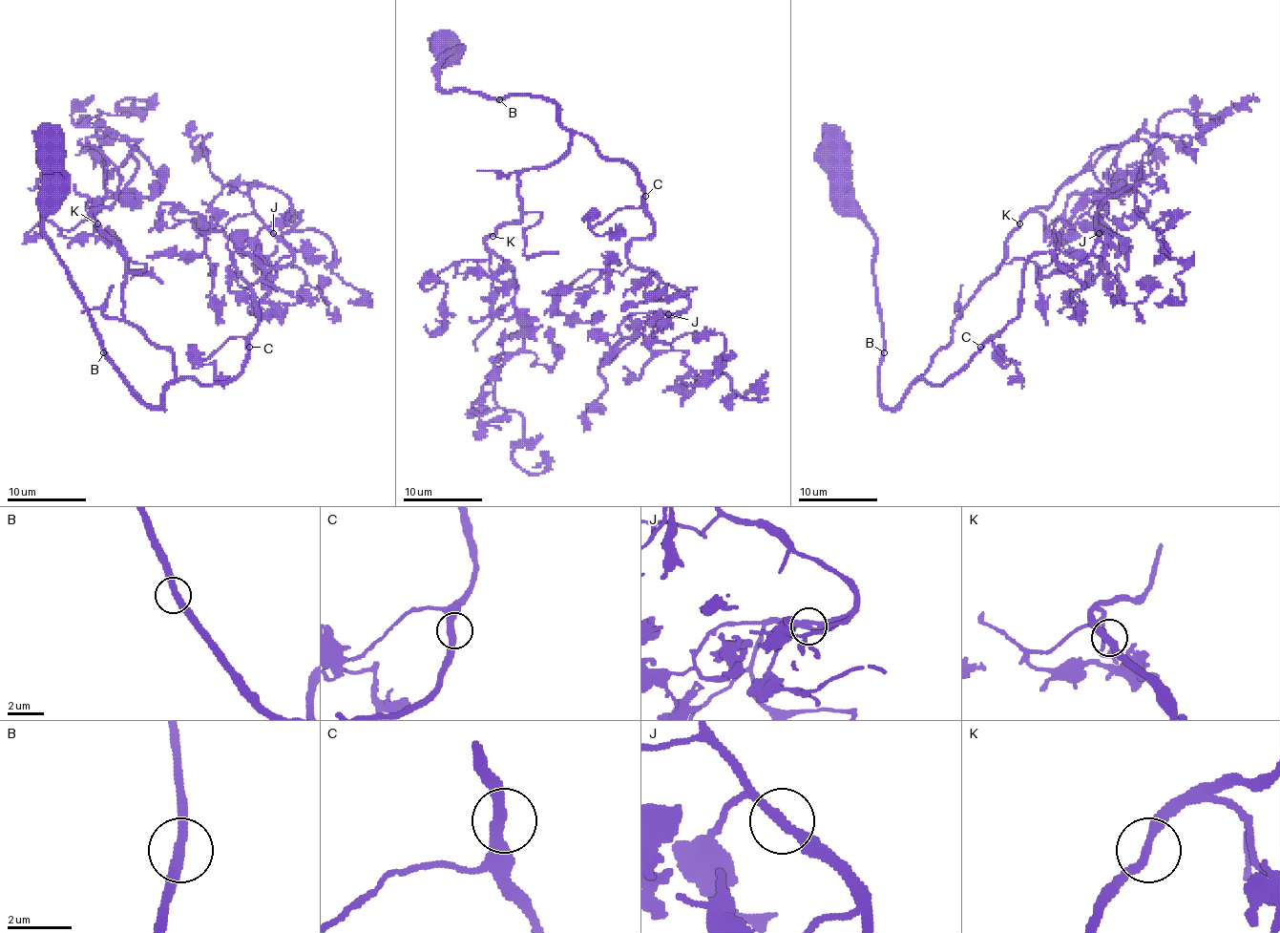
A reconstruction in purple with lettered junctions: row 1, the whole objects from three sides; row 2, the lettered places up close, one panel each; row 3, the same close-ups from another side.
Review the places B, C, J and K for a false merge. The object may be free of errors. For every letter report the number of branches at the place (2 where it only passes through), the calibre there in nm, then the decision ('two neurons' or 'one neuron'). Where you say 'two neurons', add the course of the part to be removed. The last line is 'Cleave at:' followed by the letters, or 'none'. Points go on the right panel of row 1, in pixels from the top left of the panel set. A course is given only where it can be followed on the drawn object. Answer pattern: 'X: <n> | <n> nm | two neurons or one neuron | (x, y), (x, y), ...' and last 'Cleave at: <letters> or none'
B: 2 | 320 nm | one neuron
C: 2 | 320 nm | one neuron
J: 2 | 320 nm | one neuron
K: 2 | 280 nm | one neuron
Cleave at: none

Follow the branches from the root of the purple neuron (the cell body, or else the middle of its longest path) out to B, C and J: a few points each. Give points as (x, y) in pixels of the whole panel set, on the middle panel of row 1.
B: (446, 48), (435, 46), (435, 55), (439, 60), (439, 86), (446, 92), (463, 90), (499, 99)
C: (446, 48), (435, 46), (446, 92), (553, 101), (558, 121), (603, 157), (621, 159), (645, 196)
J: (446, 48), (446, 92), (538, 95), (636, 173), (653, 234), (627, 260), (688, 301), (669, 315)

